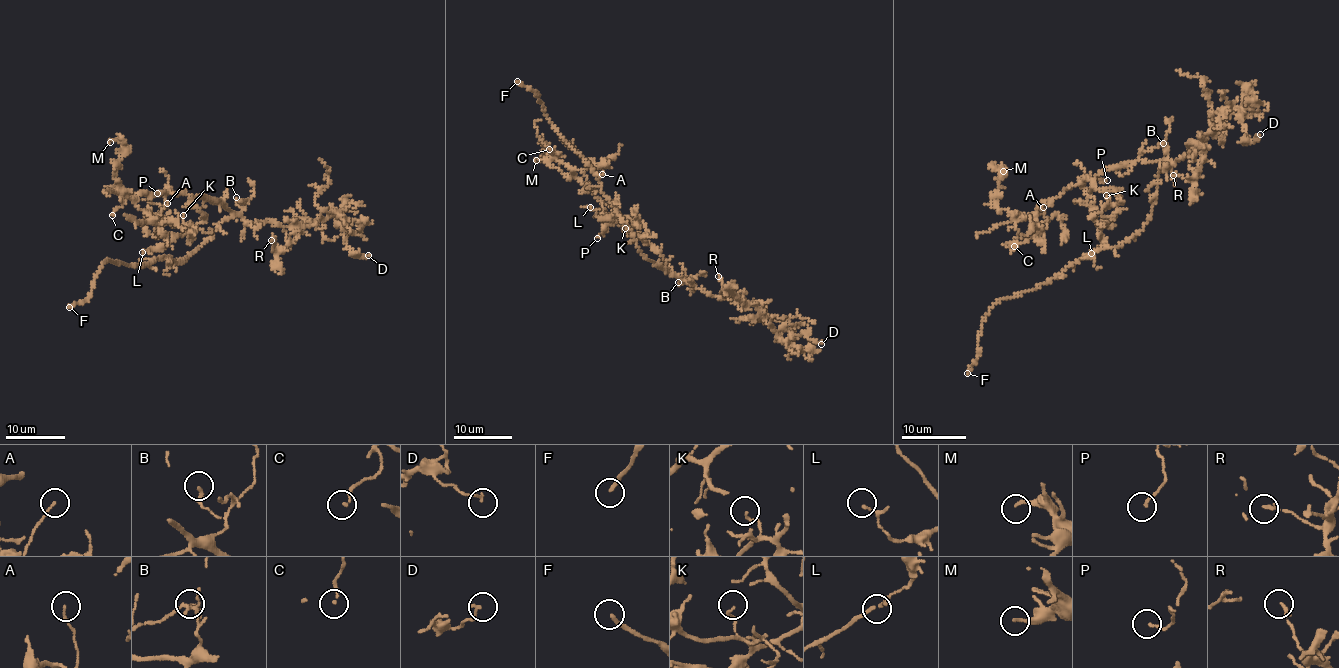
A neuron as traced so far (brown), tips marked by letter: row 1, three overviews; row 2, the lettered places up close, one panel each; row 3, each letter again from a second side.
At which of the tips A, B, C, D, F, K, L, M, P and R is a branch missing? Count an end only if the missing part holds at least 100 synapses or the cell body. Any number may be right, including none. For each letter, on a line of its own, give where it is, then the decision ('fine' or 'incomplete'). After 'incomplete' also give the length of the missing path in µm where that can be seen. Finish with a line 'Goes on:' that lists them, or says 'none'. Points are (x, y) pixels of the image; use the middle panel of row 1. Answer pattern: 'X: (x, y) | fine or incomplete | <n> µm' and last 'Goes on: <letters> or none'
A: (602, 174) | fine
B: (678, 282) | fine
C: (549, 149) | fine
D: (821, 344) | fine
F: (517, 81) | incomplete | 25 µm
K: (625, 228) | fine
L: (590, 207) | fine
M: (536, 160) | fine
P: (597, 238) | fine
R: (718, 276) | fine
Goes on: F

